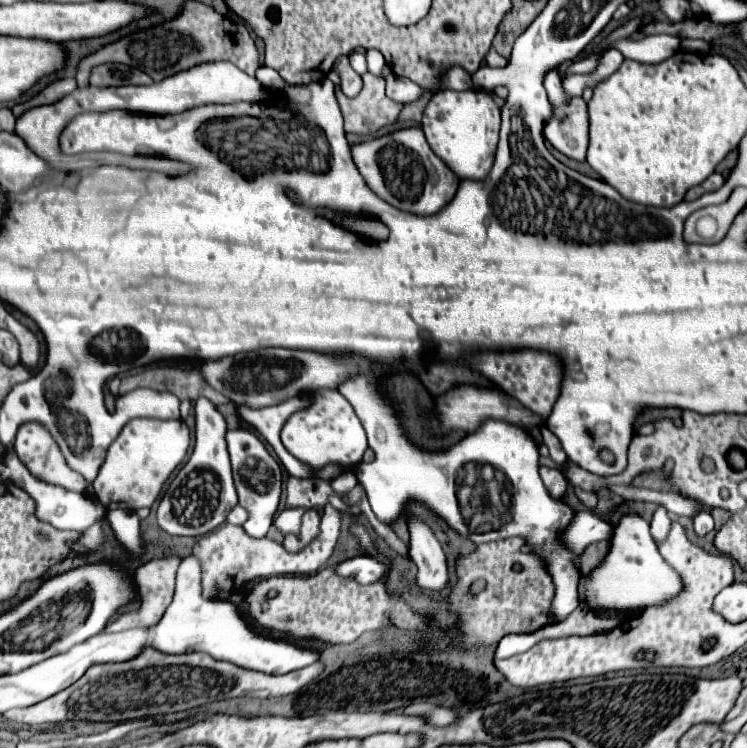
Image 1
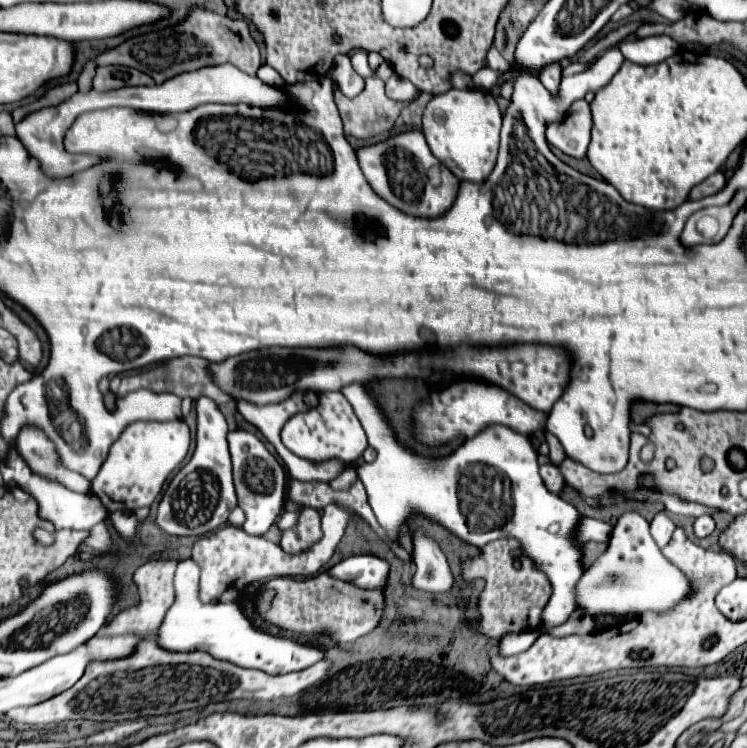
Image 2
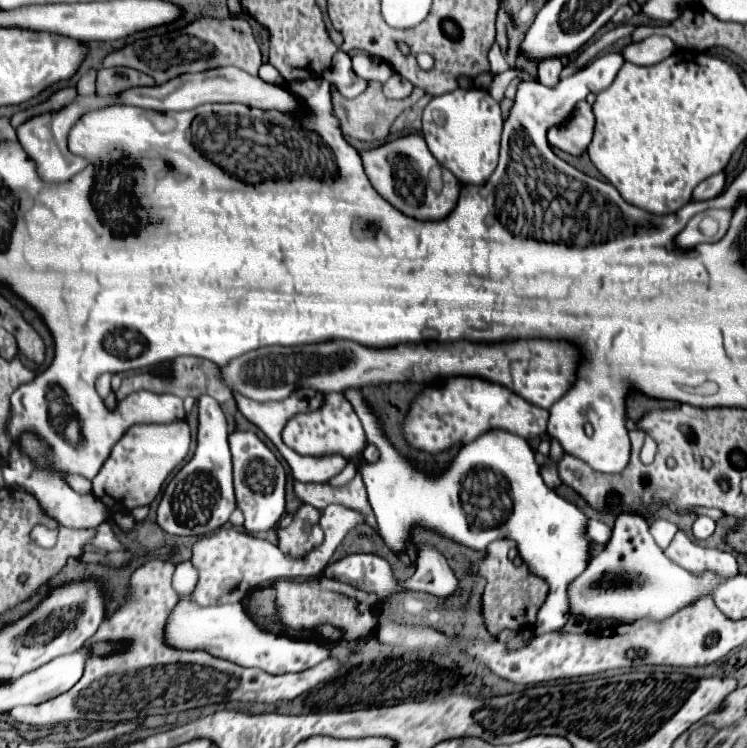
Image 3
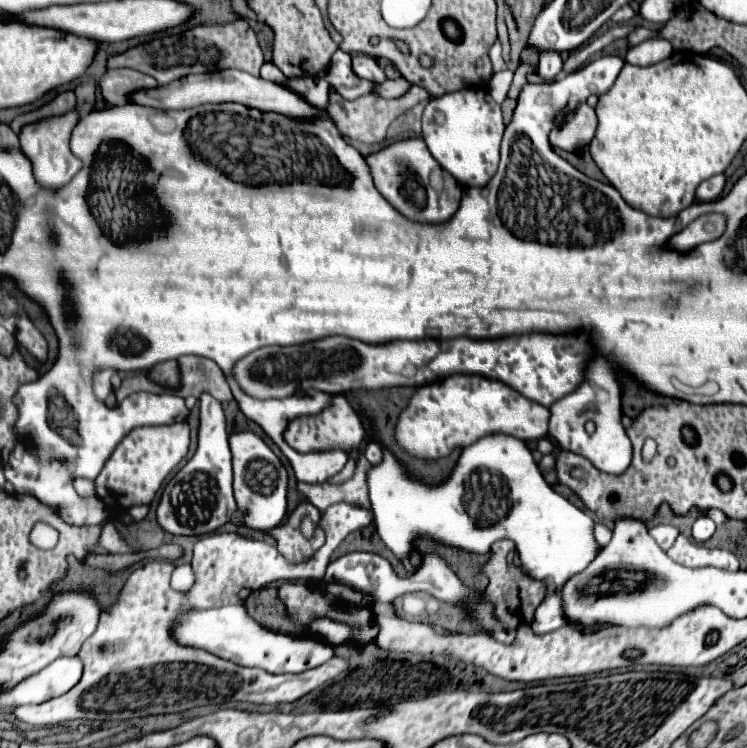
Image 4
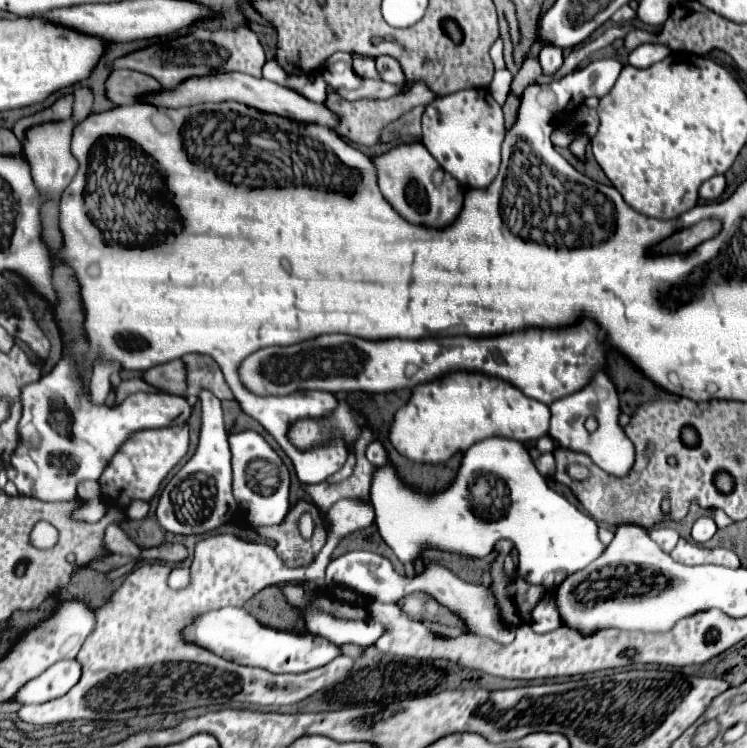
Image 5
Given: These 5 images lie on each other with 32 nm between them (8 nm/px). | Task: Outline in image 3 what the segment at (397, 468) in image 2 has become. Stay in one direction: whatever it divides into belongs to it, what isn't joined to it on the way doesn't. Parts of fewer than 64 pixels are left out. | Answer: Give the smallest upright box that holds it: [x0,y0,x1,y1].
[348,388,590,634]

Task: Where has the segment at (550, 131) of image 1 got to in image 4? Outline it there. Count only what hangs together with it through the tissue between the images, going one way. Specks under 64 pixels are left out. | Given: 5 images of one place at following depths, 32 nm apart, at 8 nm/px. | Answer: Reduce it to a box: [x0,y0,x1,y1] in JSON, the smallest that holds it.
[538,52,598,152]

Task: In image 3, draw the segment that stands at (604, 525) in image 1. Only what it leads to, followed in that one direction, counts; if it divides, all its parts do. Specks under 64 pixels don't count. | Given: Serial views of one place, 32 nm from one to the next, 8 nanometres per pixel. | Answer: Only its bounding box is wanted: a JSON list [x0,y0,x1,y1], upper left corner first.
[588,520,612,545]

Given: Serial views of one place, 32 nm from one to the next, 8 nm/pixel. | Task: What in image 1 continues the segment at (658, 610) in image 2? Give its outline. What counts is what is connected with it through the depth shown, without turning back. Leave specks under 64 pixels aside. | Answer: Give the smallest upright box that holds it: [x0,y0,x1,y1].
[582,514,682,612]

